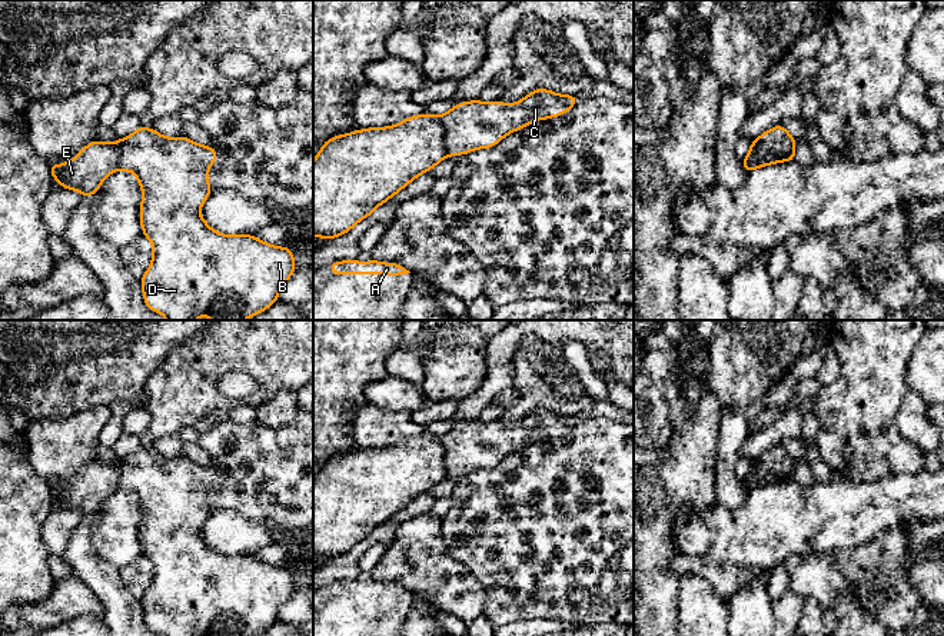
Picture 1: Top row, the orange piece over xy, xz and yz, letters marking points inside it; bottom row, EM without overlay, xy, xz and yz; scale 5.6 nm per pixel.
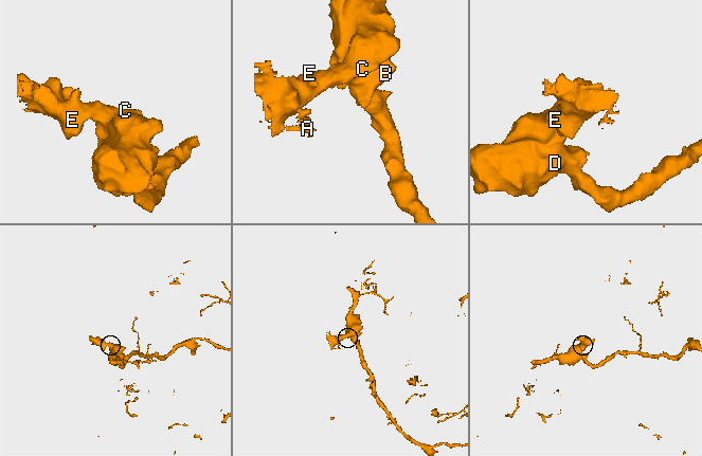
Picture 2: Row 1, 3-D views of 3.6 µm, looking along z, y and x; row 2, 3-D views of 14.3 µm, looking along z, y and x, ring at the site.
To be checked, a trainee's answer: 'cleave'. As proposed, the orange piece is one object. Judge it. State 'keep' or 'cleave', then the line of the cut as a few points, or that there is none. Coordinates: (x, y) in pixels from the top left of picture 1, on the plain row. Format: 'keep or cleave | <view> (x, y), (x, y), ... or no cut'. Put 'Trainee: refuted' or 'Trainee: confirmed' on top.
Trainee: confirmed
cleave | yz (754, 460), (757, 475), (777, 473), (781, 480)

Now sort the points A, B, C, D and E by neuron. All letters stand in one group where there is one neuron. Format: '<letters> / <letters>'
A E / B C D

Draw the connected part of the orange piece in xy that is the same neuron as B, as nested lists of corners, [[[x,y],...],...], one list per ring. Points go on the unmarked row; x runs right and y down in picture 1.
[[[140,446],[120,460],[119,489],[133,492],[143,512],[140,545],[153,565],[153,579],[140,599],[143,619],[163,636],[256,636],[279,617],[280,607],[296,590],[292,570],[275,567],[252,555],[215,552],[199,535],[213,512],[207,492],[217,470],[185,456],[164,457]]]

